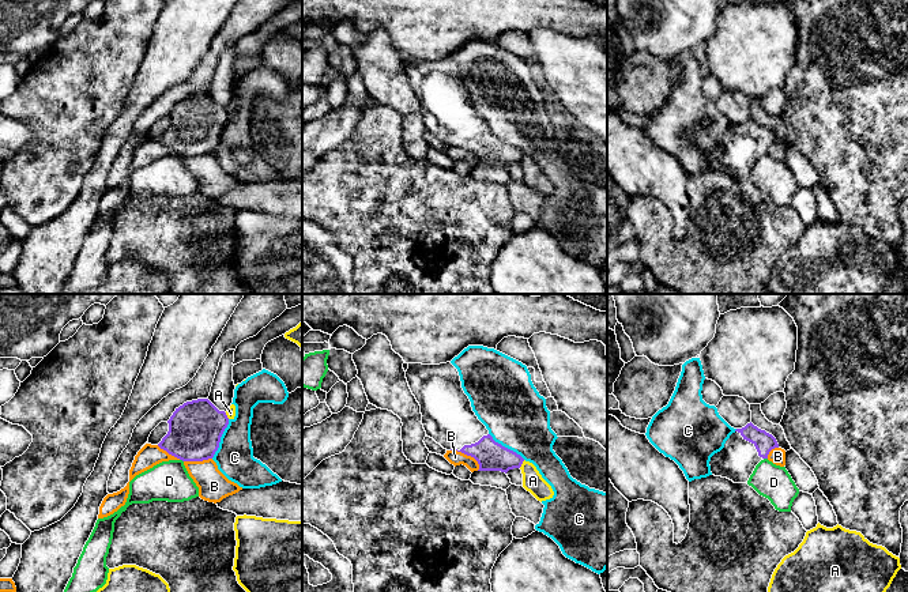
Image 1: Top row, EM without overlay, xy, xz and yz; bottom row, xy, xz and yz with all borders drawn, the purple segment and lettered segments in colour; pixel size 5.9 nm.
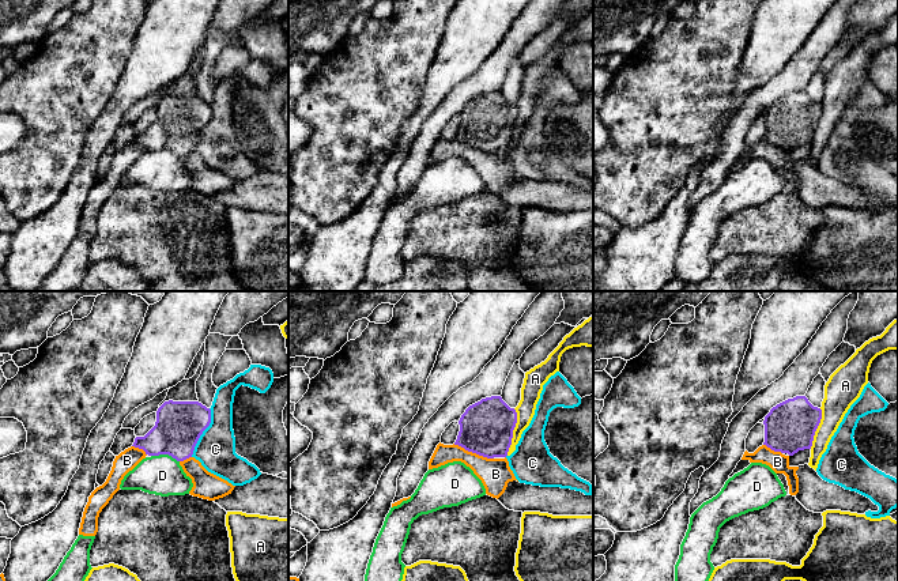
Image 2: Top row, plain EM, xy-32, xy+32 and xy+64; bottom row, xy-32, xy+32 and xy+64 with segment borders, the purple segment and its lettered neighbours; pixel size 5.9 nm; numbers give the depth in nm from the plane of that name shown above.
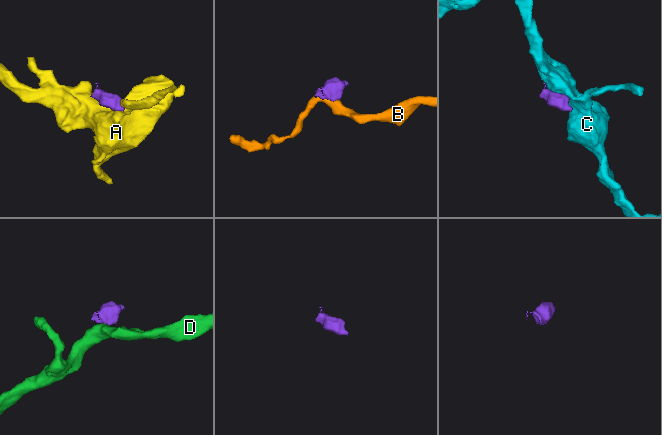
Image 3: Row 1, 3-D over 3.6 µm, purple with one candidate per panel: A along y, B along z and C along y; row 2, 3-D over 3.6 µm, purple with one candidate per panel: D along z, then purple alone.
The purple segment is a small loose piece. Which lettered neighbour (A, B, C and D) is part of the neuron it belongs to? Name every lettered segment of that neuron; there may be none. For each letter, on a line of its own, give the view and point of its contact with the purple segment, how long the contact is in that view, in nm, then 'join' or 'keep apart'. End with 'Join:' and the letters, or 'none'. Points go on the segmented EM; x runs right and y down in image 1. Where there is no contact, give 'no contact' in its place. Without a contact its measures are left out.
A: xz (522, 463) | 60 nm | keep apart
B: xz (467, 455) | 200 nm | keep apart
C: xy (219, 438) | 260 nm | keep apart
D: xy (181, 459) | 30 nm | keep apart
Join: none

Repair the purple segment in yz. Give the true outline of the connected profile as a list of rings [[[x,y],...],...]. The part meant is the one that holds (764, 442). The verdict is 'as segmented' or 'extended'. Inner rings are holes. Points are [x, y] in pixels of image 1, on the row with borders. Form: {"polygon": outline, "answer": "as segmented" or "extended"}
{"polygon": [[[751,422],[736,429],[724,448],[711,457],[711,472],[734,483],[747,483],[756,465],[768,459],[772,449],[779,448],[776,438]]], "answer": "extended"}

